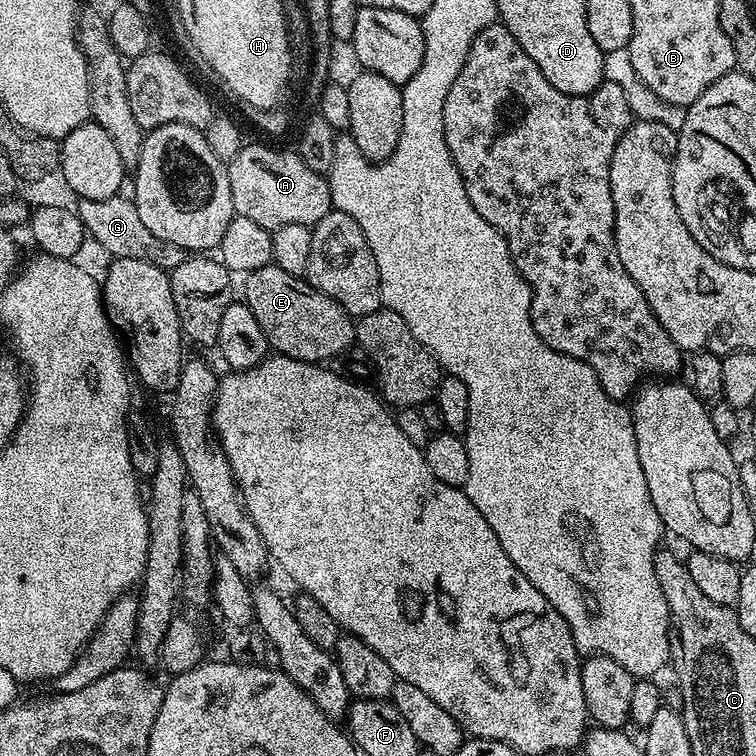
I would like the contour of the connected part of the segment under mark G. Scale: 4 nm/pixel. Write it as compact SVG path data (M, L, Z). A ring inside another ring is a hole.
M121 194L110 198L94 198L80 200L75 205L78 218L82 218L85 233L104 252L109 252L112 258L138 258L138 262L150 262L154 266L171 270L182 266L190 253L182 246L174 246L174 242L165 242L163 238L154 238L154 233L142 222L142 217L136 209L135 199L126 198Z

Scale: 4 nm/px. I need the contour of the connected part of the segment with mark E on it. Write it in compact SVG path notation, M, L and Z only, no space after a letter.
M270 263L262 266L262 270L247 273L243 280L243 303L250 306L250 314L262 326L262 334L266 334L273 353L305 360L307 364L320 364L353 347L356 338L353 317L334 298L310 286L307 279L286 274L286 270Z

